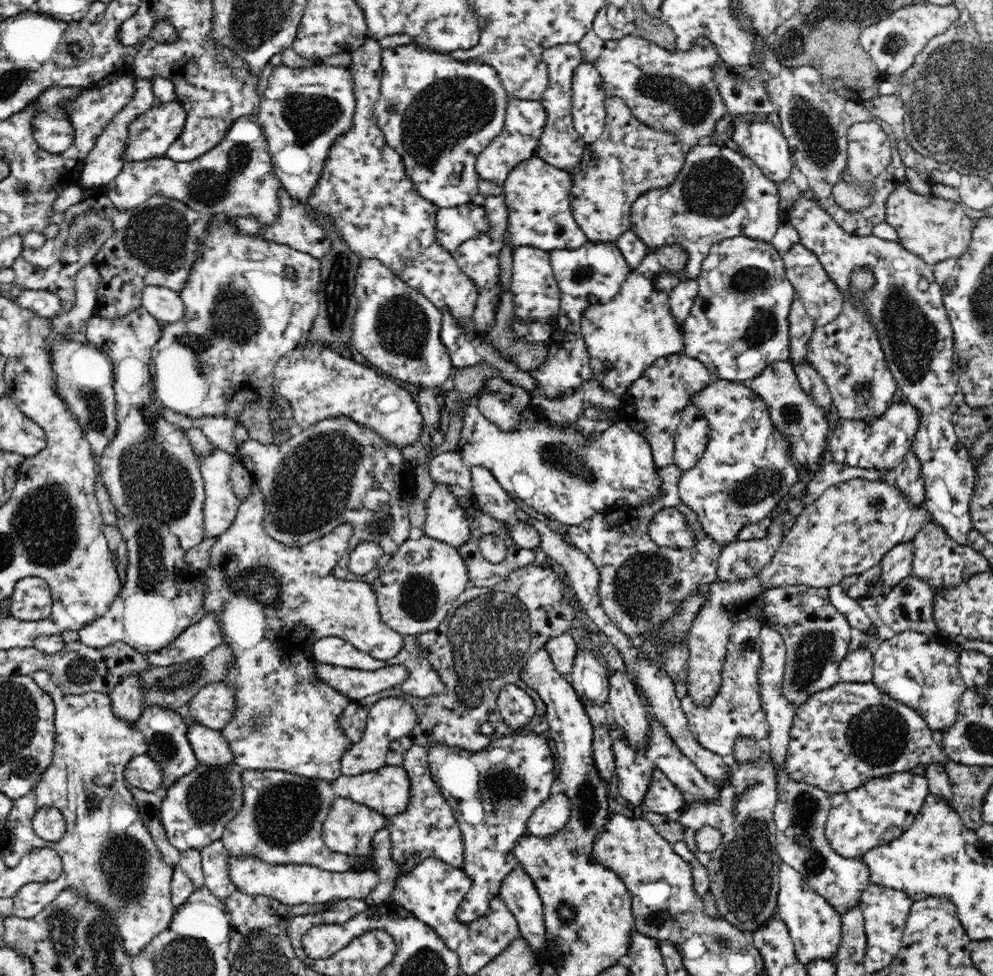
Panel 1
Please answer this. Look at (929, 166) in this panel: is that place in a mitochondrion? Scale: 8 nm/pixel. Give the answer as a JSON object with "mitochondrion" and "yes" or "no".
{"mitochondrion":"yes"}

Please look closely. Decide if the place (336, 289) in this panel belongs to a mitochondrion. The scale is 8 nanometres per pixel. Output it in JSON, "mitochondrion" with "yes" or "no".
{"mitochondrion":"yes"}

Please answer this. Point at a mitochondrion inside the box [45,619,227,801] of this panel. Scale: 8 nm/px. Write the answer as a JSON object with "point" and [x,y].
{"point":[173,681]}

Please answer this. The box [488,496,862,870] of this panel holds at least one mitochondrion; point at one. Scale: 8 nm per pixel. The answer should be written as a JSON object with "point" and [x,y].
{"point":[637,585]}

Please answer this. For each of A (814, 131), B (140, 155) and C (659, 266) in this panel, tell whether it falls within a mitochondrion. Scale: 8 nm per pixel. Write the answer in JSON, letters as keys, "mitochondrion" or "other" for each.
{"A":"mitochondrion","B":"other","C":"other"}

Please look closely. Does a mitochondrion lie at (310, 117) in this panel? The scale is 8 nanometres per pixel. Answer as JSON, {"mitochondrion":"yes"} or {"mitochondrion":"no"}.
{"mitochondrion":"yes"}

